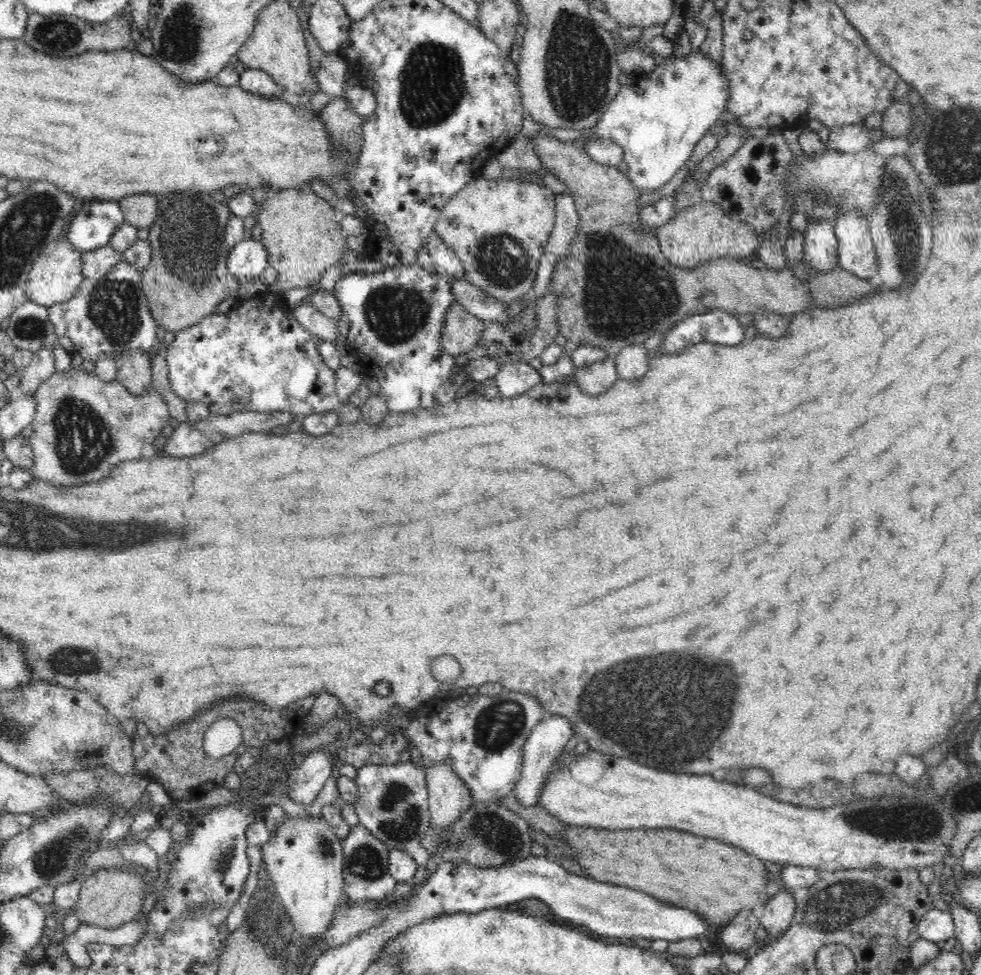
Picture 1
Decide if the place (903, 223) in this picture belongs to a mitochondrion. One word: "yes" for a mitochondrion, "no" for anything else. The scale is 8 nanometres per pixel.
yes

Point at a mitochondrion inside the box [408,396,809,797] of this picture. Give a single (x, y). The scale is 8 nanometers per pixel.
(693, 709)

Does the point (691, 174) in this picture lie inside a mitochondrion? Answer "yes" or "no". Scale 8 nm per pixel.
no

